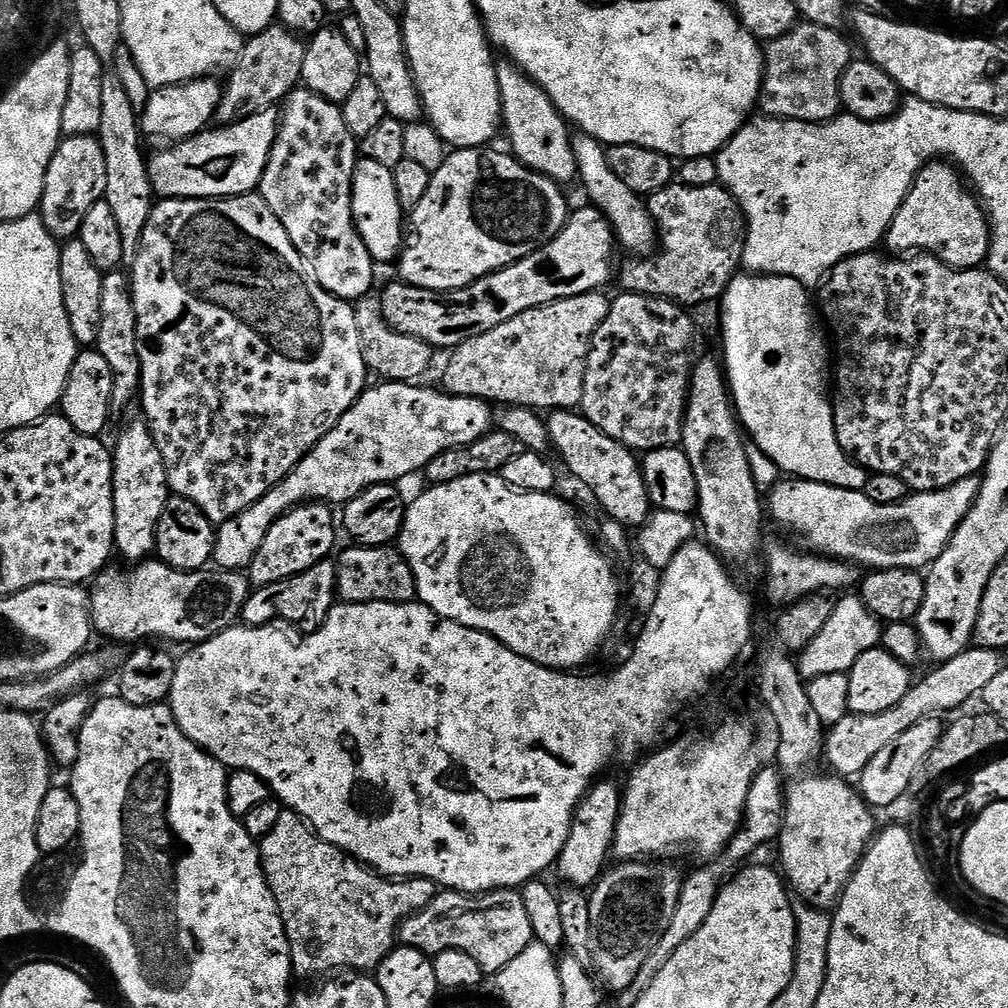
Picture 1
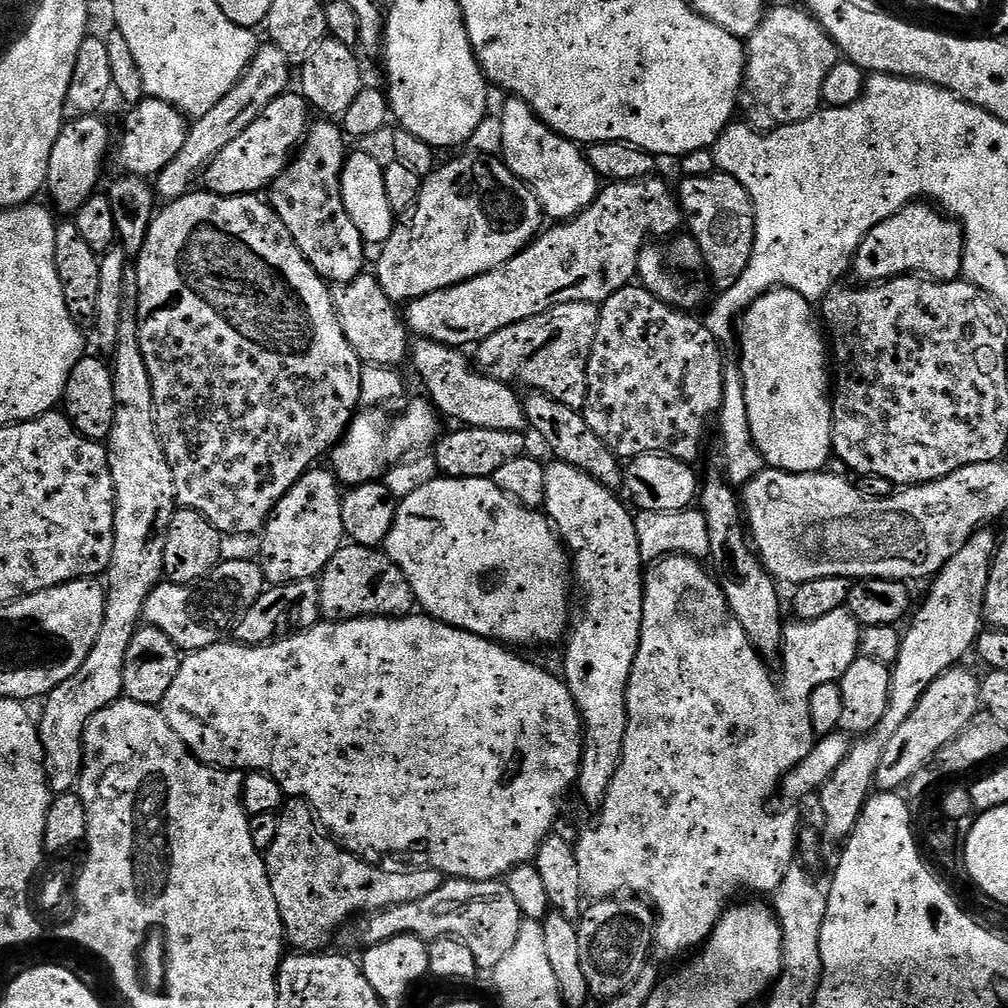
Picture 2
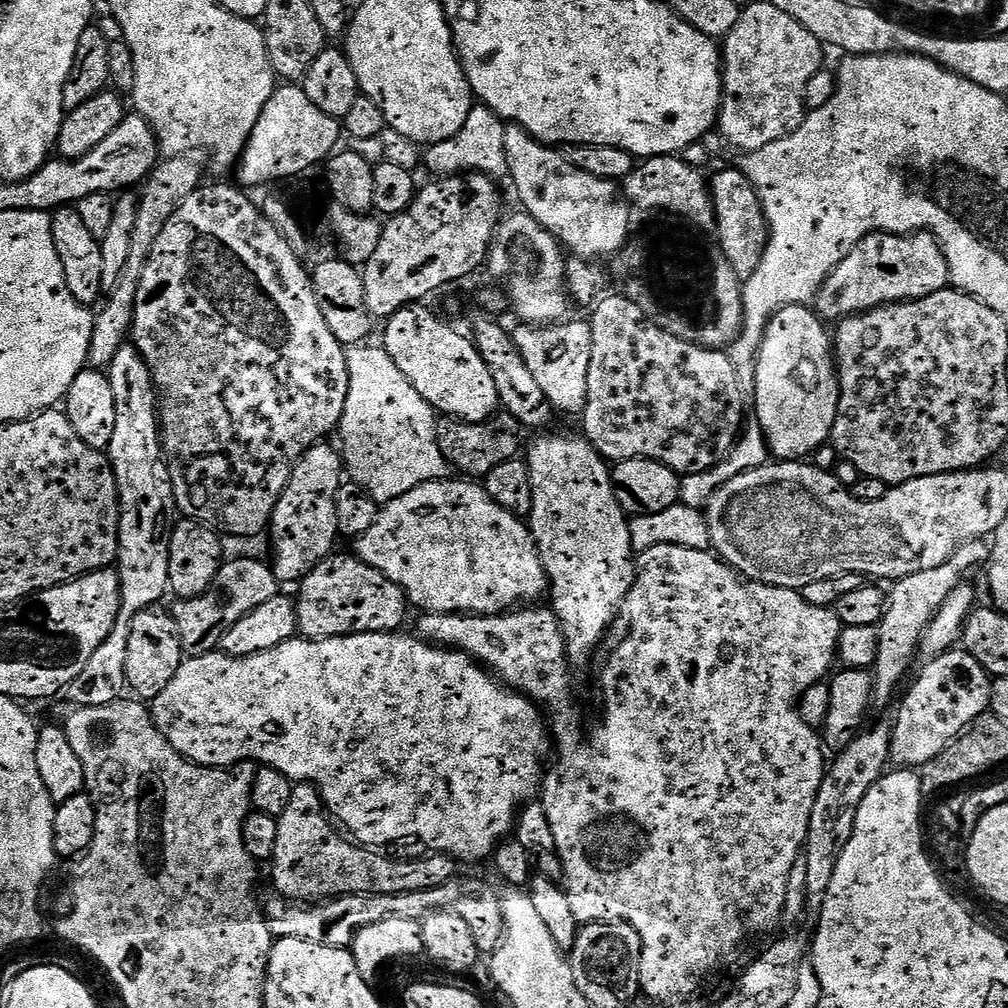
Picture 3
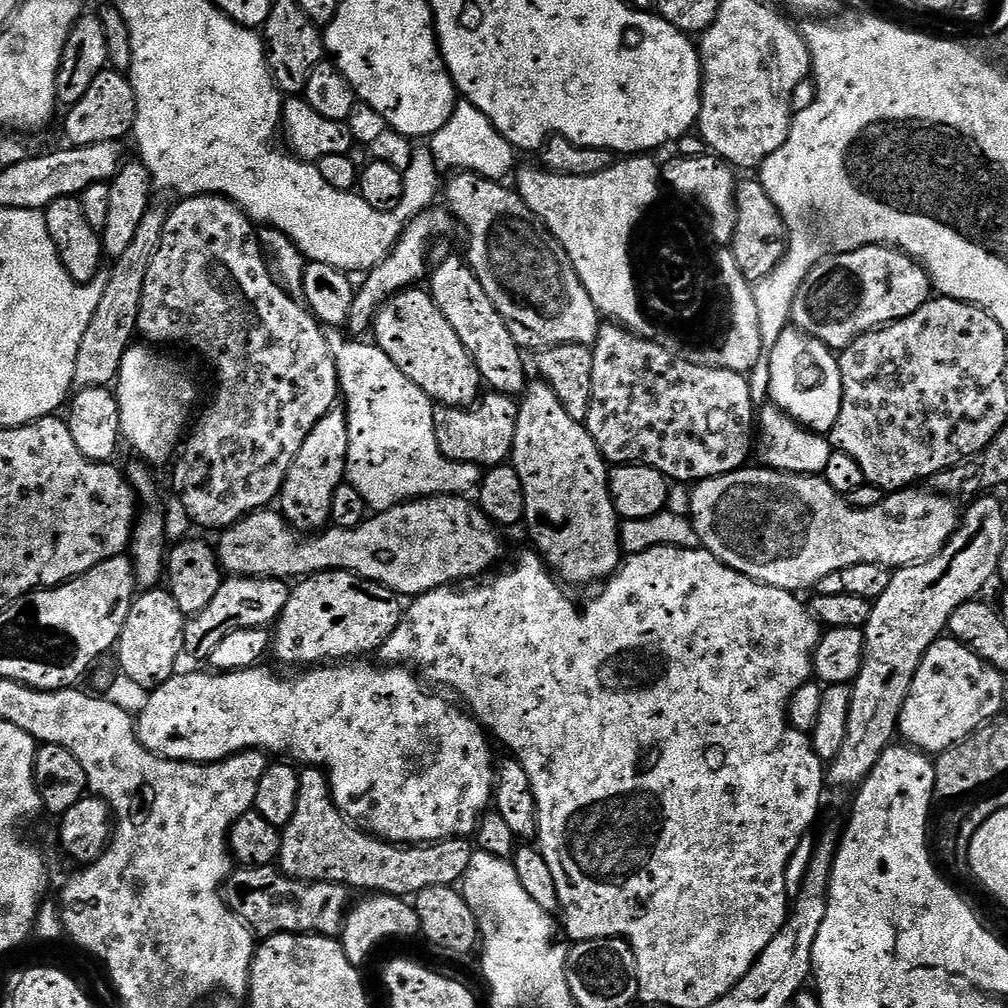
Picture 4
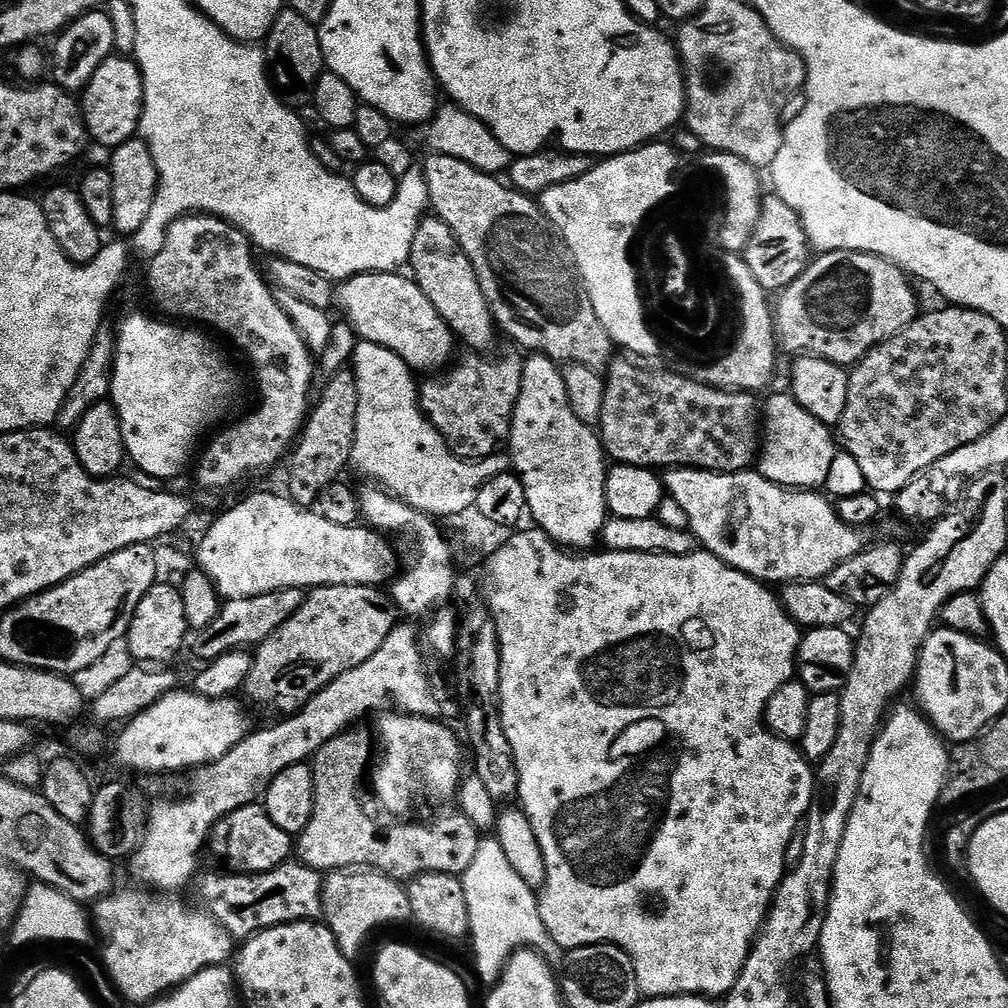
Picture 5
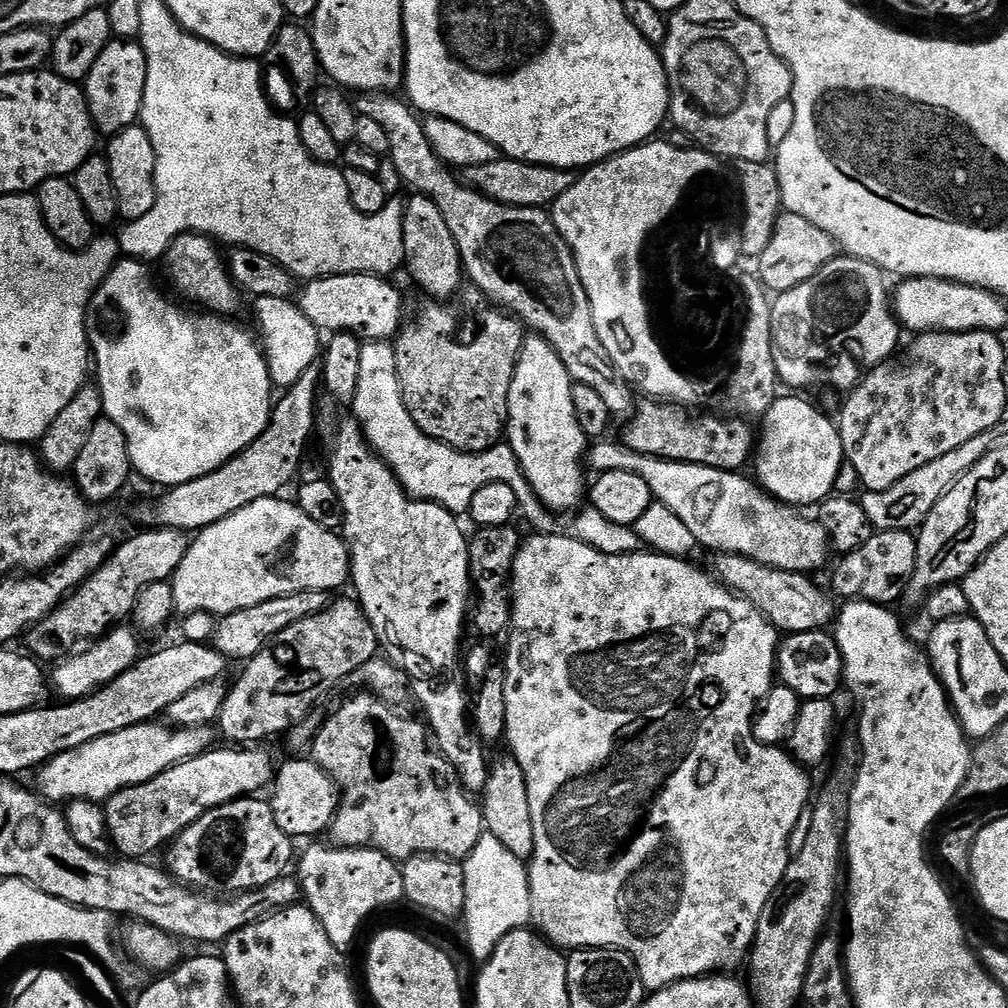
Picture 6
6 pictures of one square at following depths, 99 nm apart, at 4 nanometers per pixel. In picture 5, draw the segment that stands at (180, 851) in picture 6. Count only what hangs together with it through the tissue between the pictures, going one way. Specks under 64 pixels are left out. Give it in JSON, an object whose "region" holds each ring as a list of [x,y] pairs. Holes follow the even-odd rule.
{"region":[[[260,802],[247,804],[223,816],[212,827],[206,845],[206,856],[217,864],[213,864],[217,869],[228,874],[241,872],[247,876],[262,874],[266,870],[274,870],[289,863],[293,852],[293,837],[288,836],[286,830],[278,830],[278,826],[270,822],[270,814],[266,814],[264,805]]]}

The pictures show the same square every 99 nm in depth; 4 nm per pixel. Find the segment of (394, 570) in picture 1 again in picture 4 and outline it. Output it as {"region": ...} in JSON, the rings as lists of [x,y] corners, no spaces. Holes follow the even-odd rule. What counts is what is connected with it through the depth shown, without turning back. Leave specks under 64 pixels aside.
{"region":[[[315,572],[313,576],[305,576],[299,581],[297,588],[293,587],[288,593],[288,601],[286,602],[286,610],[282,610],[280,619],[274,625],[274,635],[270,640],[270,652],[274,657],[277,656],[284,664],[304,664],[300,666],[323,666],[329,662],[348,662],[353,658],[364,658],[369,654],[375,653],[386,642],[386,638],[390,638],[390,634],[394,634],[394,630],[398,626],[402,615],[402,600],[397,593],[392,592],[384,584],[379,584],[373,580],[367,580],[361,576],[356,576],[353,572]]]}

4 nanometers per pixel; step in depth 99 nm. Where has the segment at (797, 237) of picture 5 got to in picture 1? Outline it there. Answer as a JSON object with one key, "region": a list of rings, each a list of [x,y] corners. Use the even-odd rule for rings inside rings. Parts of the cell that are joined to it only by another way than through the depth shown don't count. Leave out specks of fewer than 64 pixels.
{"region":[[[673,182],[647,197],[646,203],[648,212],[656,223],[658,251],[647,258],[632,258],[634,260],[630,261],[621,272],[619,269],[618,280],[620,276],[621,289],[624,292],[637,292],[643,296],[661,296],[663,300],[689,306],[688,304],[706,303],[708,296],[700,291],[712,284],[712,292],[716,298],[723,297],[728,283],[743,265],[744,247],[748,237],[748,223],[744,221],[744,212],[738,201],[719,182],[708,186],[690,186]]]}

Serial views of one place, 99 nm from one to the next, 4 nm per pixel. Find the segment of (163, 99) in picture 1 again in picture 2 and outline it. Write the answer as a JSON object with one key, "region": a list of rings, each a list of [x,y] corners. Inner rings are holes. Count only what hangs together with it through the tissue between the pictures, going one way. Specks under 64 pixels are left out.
{"region":[[[145,98],[131,109],[132,112],[124,120],[124,133],[120,136],[120,153],[116,156],[116,164],[121,173],[129,176],[155,178],[157,174],[182,150],[188,137],[189,121],[183,112],[178,111],[170,102],[162,102]]]}

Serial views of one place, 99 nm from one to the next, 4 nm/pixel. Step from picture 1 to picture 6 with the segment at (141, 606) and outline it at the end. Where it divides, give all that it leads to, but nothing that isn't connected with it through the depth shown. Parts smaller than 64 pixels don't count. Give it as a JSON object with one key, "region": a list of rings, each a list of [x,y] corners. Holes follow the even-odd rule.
{"region":[[[296,592],[292,596],[270,598],[270,602],[262,602],[258,606],[238,610],[229,616],[221,616],[210,641],[211,647],[221,652],[229,661],[247,662],[256,657],[269,640],[273,640],[279,632],[286,630],[286,626],[307,616],[316,616],[323,608],[328,607],[329,603],[330,596],[327,592]]]}

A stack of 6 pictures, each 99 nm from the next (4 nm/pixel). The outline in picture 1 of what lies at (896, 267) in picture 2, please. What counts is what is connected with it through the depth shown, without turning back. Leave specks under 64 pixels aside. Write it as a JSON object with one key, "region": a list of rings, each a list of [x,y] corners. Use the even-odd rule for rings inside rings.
{"region":[[[948,162],[924,165],[886,233],[886,244],[893,248],[889,248],[893,253],[937,256],[951,268],[981,267],[987,261],[989,243],[990,225],[979,199],[966,187],[961,173]]]}

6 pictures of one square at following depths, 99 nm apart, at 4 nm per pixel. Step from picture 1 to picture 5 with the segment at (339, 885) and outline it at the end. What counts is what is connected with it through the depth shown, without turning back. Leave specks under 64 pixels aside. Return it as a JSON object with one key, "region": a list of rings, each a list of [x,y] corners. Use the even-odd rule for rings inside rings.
{"region":[[[345,730],[340,735],[335,736],[330,742],[326,742],[326,746],[322,746],[322,750],[318,750],[315,756],[310,761],[310,767],[312,770],[312,777],[314,778],[314,814],[310,814],[310,822],[306,826],[306,830],[302,830],[298,839],[294,844],[294,852],[298,857],[299,863],[310,866],[315,872],[321,874],[327,874],[330,872],[338,872],[341,870],[375,870],[378,872],[385,872],[390,878],[401,882],[407,882],[415,878],[415,876],[421,876],[427,872],[433,872],[434,874],[450,874],[451,876],[463,877],[466,870],[470,870],[471,864],[474,862],[474,858],[478,855],[478,846],[482,839],[482,834],[474,826],[474,822],[470,822],[470,818],[466,818],[464,813],[459,810],[453,810],[448,812],[445,816],[436,816],[433,820],[428,820],[425,824],[404,824],[408,822],[392,822],[396,824],[379,824],[372,816],[367,816],[366,813],[360,809],[360,800],[356,797],[356,791],[360,788],[360,779],[363,778],[363,768],[368,764],[368,744],[364,741],[364,736],[357,730]]]}

